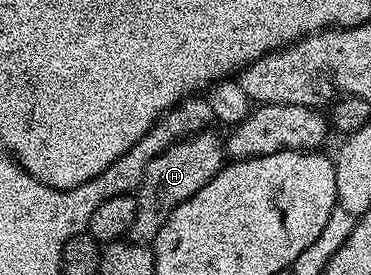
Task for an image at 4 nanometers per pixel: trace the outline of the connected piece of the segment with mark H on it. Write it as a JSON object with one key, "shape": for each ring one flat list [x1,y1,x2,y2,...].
{"shape":[[203,129,197,135,188,135,185,139,179,139,168,149,164,149,164,153,148,161,142,183,134,195,136,218,132,220,129,242,153,244,160,229,164,229,164,221,168,221,172,209,188,201,192,193,200,193,200,189,204,189,204,185,208,185,208,181,212,181,212,177,216,177,216,173,222,170,224,139,221,134,213,135,212,132,213,130]]}

